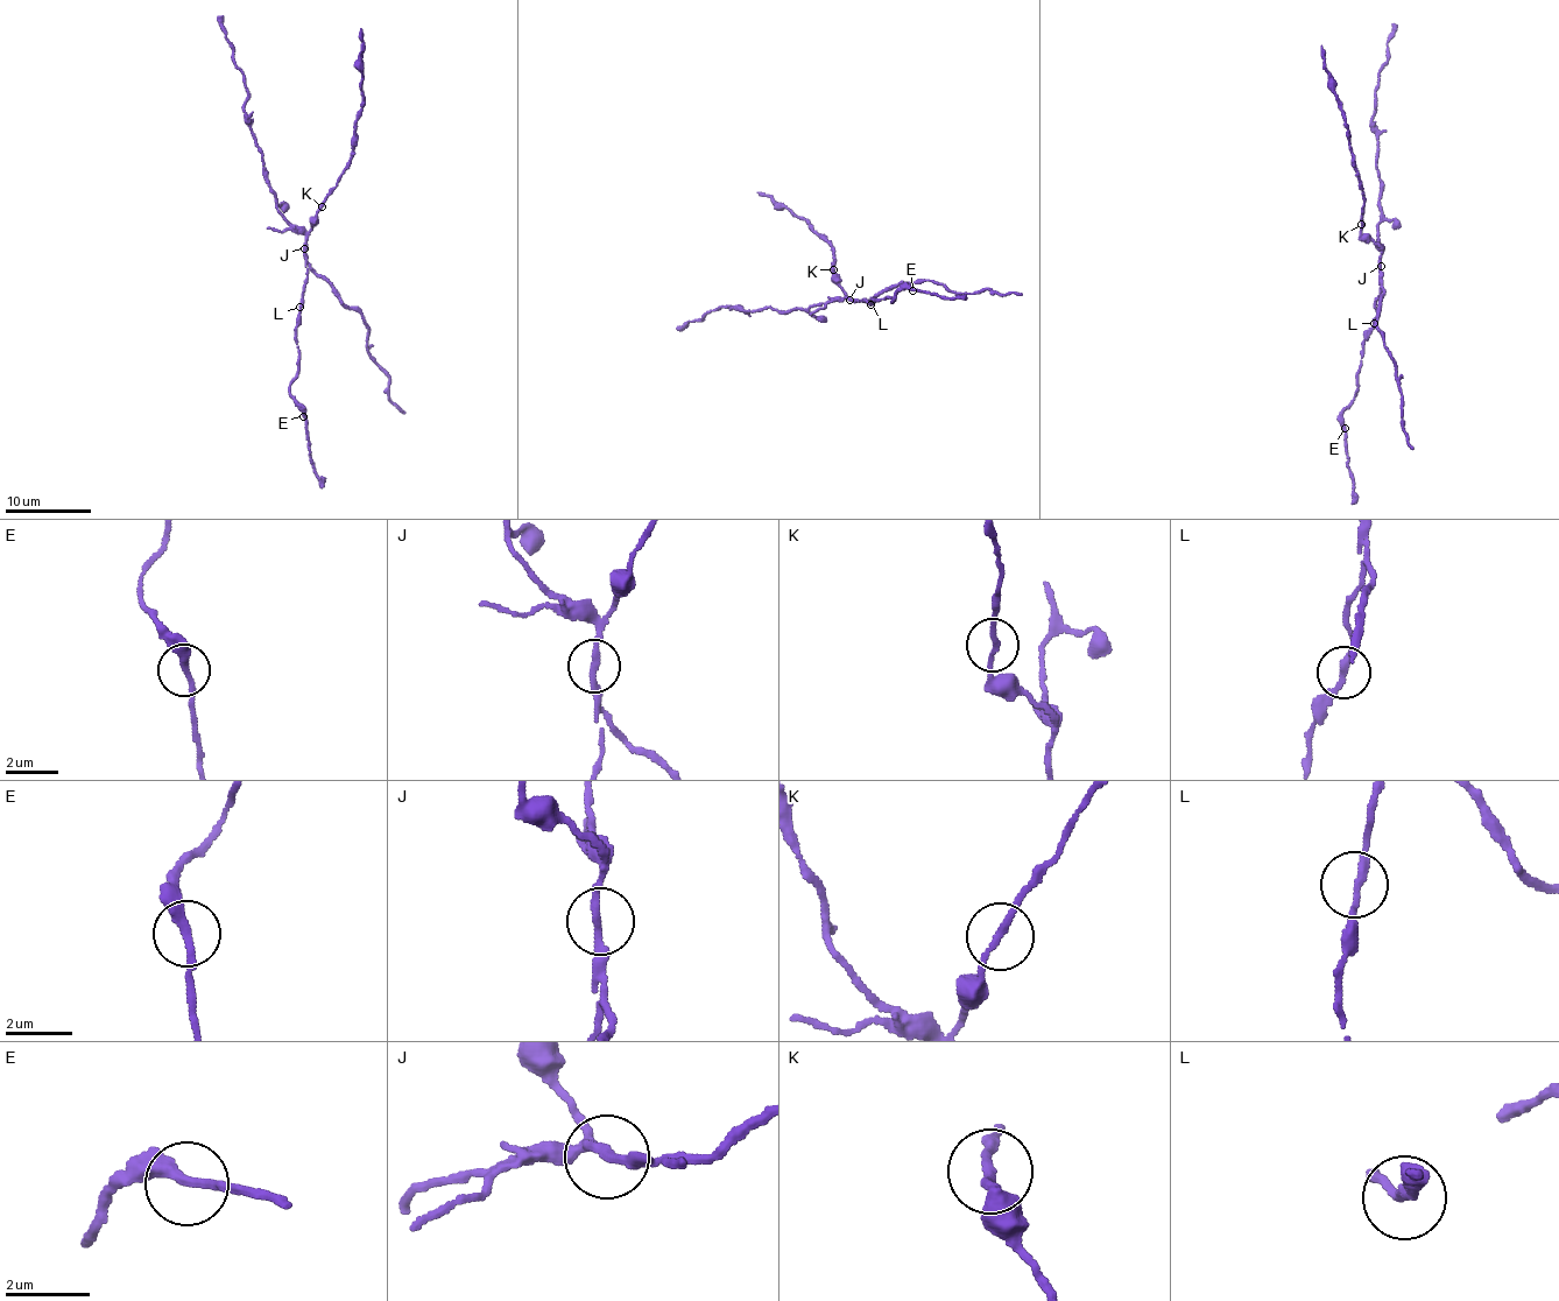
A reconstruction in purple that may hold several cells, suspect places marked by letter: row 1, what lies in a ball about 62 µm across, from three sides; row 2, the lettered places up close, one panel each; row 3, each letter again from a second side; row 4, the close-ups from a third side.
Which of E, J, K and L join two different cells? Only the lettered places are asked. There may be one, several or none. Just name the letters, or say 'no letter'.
J

